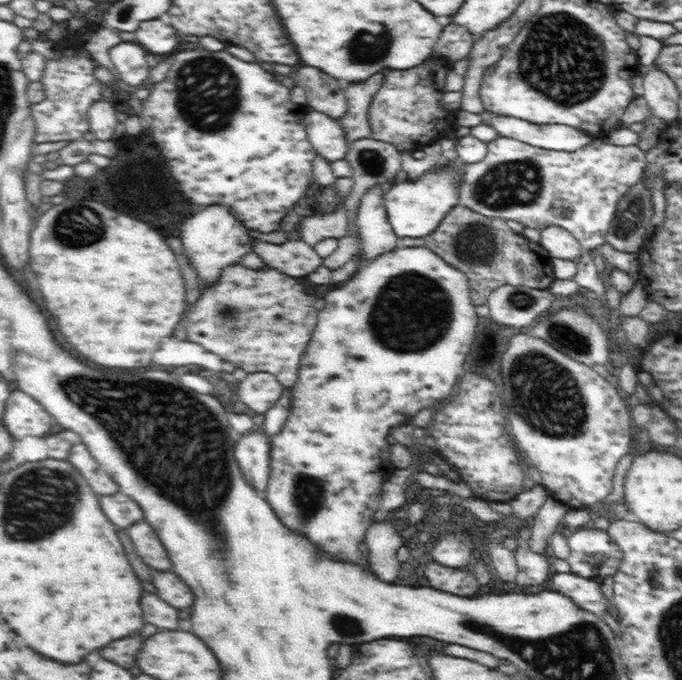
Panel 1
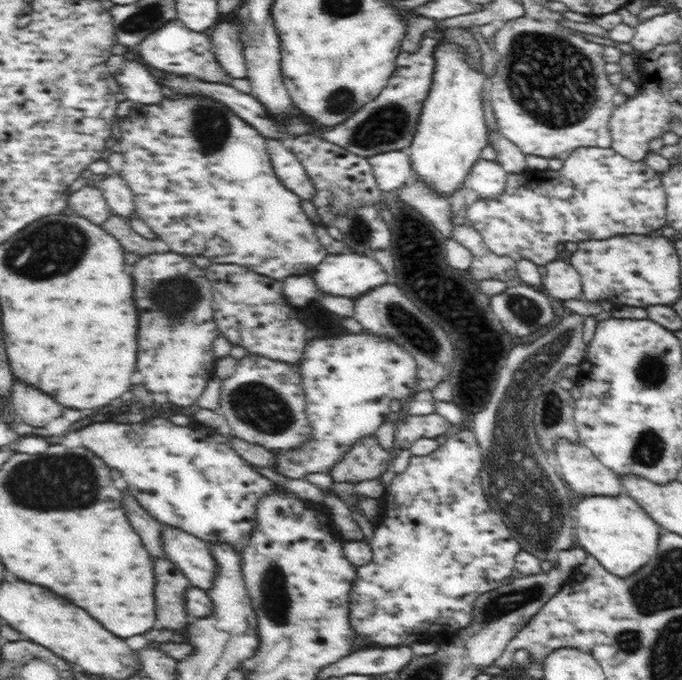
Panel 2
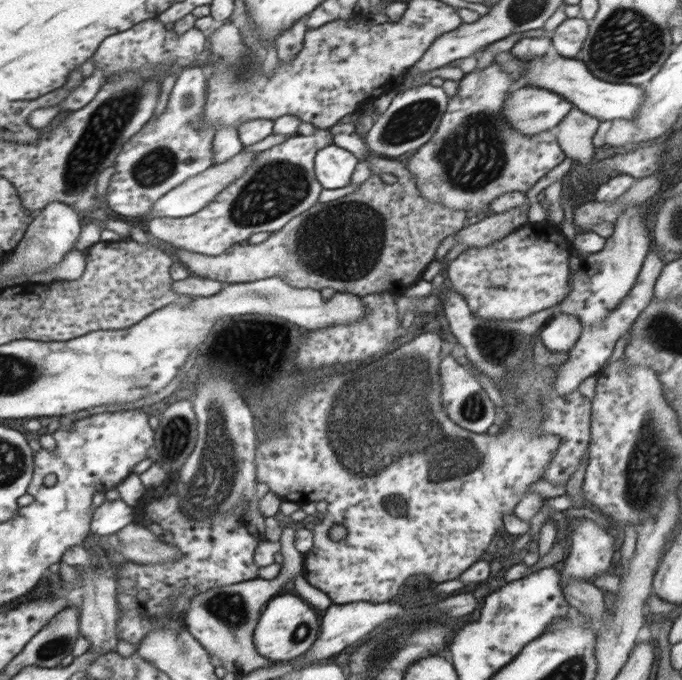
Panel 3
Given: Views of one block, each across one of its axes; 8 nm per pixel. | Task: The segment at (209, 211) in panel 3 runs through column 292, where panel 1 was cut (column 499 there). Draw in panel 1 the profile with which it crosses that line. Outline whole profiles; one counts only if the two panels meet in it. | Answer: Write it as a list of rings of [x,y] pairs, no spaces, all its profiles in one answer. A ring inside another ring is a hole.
[[[498,136],[487,142],[487,153],[480,163],[464,164],[458,184],[458,204],[484,216],[505,221],[516,220],[524,227],[536,228],[539,231],[556,225],[570,232],[583,246],[574,280],[580,287],[594,292],[603,308],[610,308],[605,298],[603,278],[599,278],[597,274],[590,251],[606,243],[606,234],[615,217],[618,201],[647,176],[644,154],[638,145],[616,146],[596,138],[574,152],[564,152],[538,148],[513,138]]]

